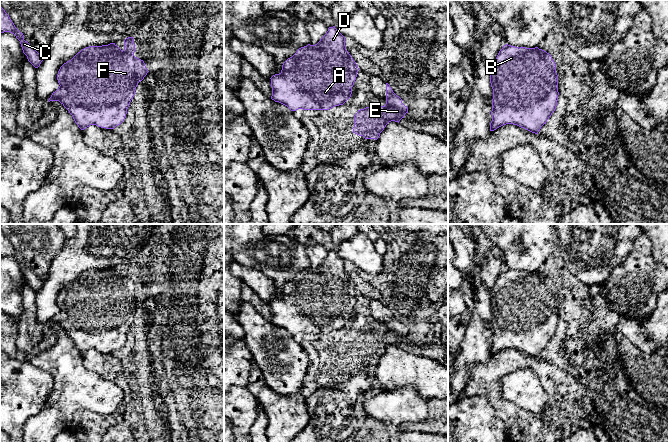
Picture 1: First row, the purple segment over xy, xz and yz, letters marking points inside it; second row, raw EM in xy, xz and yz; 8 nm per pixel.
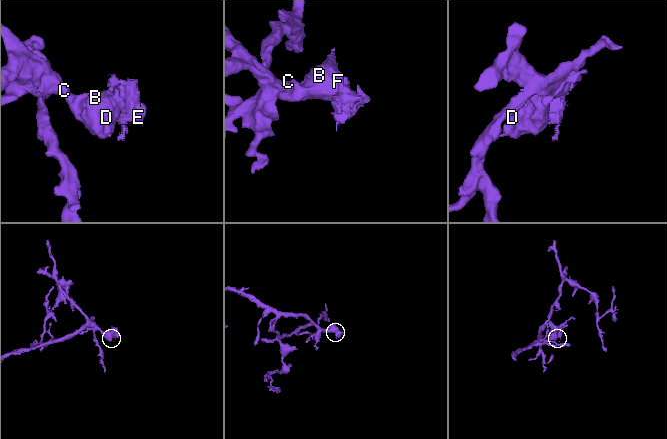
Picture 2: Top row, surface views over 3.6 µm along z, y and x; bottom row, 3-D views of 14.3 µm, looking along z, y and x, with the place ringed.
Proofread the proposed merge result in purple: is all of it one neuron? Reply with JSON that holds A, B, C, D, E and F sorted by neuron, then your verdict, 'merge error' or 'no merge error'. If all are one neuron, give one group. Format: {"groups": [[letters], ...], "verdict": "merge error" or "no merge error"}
{"groups": [["A", "B", "C", "D", "E", "F"]], "verdict": "no merge error"}

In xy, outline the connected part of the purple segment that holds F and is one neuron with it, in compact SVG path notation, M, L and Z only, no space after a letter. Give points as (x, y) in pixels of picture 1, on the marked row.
M133 37L124 40L123 51L115 43L82 49L60 67L57 74L60 86L48 101L59 101L81 130L90 125L114 129L126 118L136 87L149 72L144 61L135 57L134 52Z

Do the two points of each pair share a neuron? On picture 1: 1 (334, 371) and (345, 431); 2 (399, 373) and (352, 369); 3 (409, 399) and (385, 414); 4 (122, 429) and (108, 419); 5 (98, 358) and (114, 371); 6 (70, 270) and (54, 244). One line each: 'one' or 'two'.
1: one
2: two
3: one
4: two
5: one
6: two

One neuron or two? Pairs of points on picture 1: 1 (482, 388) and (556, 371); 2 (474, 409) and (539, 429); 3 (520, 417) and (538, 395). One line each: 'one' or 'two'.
1: one
2: two
3: two

